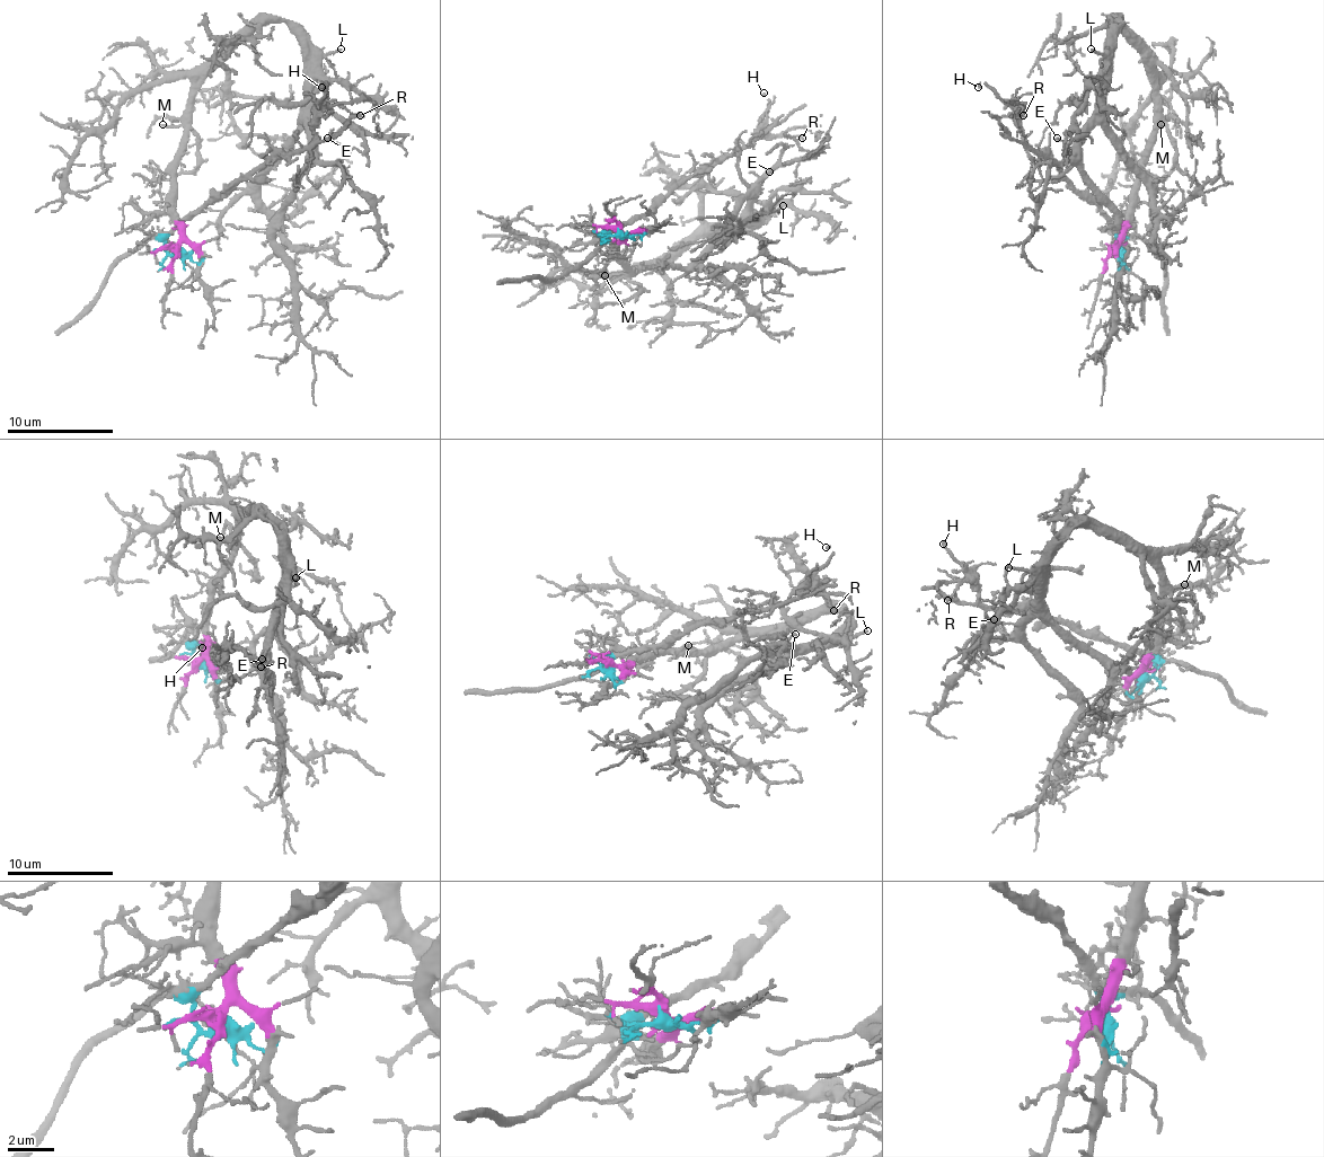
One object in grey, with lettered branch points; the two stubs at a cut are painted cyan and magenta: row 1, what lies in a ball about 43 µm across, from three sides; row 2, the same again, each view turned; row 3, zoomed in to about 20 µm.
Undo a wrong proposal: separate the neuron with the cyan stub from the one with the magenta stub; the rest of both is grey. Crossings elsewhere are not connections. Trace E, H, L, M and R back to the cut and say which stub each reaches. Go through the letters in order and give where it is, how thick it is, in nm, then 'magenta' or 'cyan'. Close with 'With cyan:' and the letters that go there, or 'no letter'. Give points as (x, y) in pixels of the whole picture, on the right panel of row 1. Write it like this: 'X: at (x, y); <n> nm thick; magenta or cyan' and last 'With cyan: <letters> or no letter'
E: at (1057, 138); 150 nm thick; magenta
H: at (978, 87); 130 nm thick; cyan
L: at (1091, 49); 150 nm thick; magenta
M: at (1161, 124); 150 nm thick; magenta
R: at (1023, 115); 150 nm thick; cyan
With cyan: H, R

